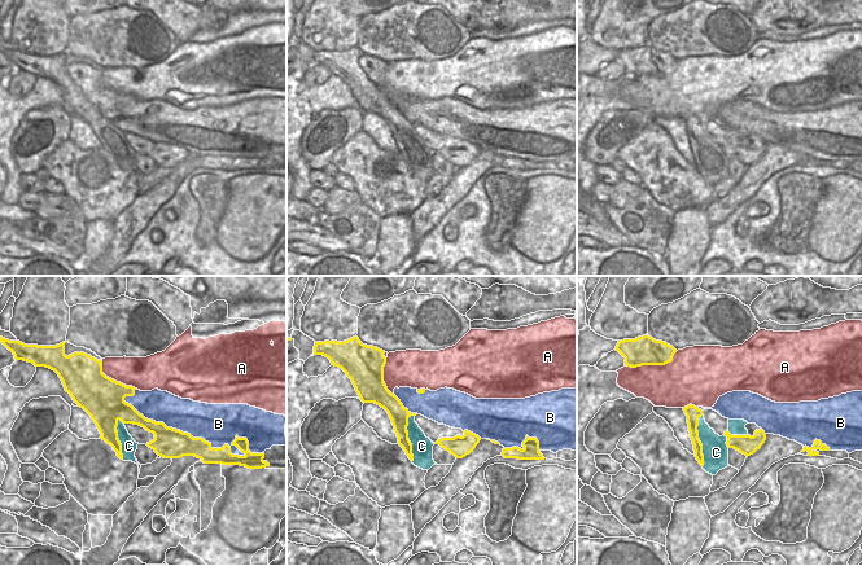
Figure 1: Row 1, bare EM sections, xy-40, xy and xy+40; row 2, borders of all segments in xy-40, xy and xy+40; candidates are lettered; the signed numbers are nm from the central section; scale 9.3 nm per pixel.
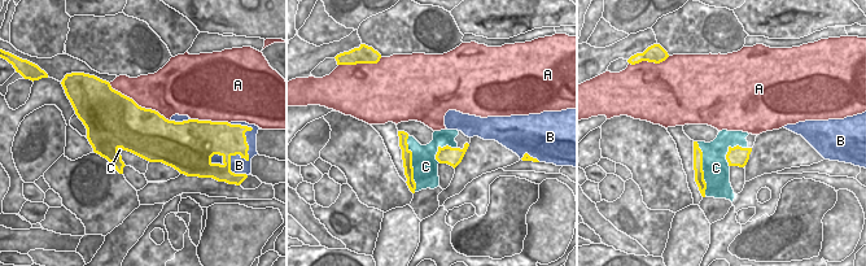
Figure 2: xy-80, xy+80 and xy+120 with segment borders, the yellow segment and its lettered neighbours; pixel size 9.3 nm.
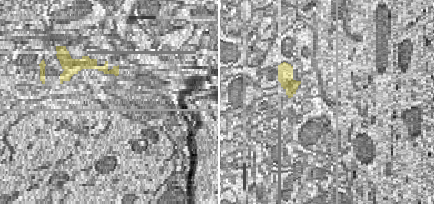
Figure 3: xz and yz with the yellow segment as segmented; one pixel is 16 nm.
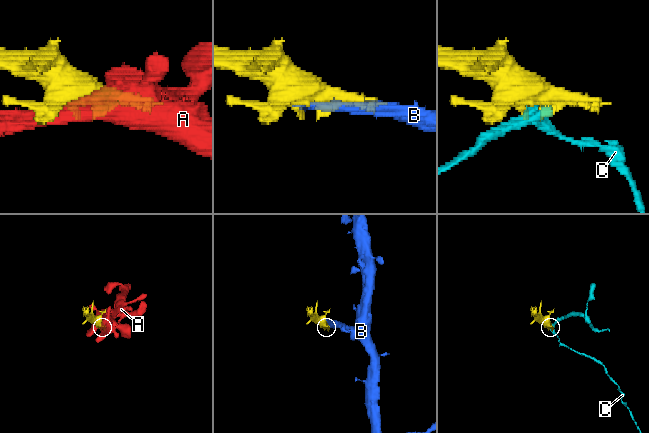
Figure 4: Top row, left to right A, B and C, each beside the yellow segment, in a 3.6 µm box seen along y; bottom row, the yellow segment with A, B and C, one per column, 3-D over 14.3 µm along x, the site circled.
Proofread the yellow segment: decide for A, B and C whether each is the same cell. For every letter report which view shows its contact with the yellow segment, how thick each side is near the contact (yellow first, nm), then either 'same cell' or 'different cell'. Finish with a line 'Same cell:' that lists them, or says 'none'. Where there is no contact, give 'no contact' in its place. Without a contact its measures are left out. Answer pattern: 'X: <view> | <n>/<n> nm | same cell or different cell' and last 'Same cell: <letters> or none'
A: xy+40 | 260/400 nm | different cell
B: xy-40 | 280/380 nm | same cell
C: xy+40 | 120/240 nm | different cell
Same cell: B

